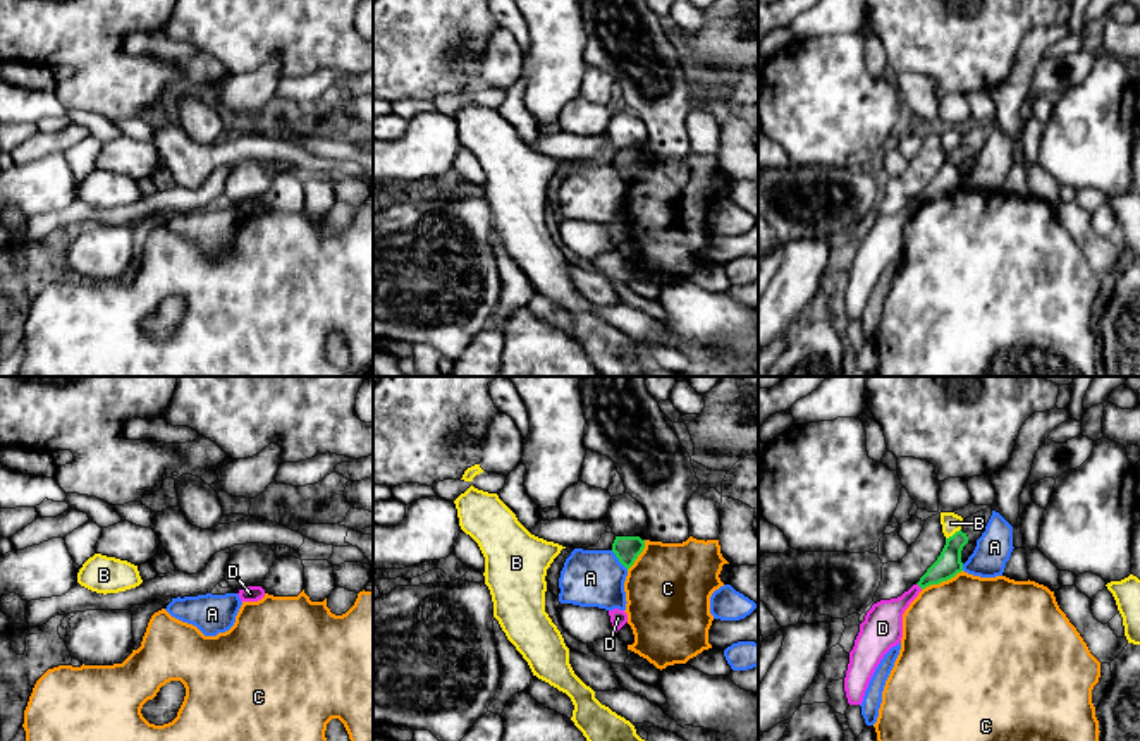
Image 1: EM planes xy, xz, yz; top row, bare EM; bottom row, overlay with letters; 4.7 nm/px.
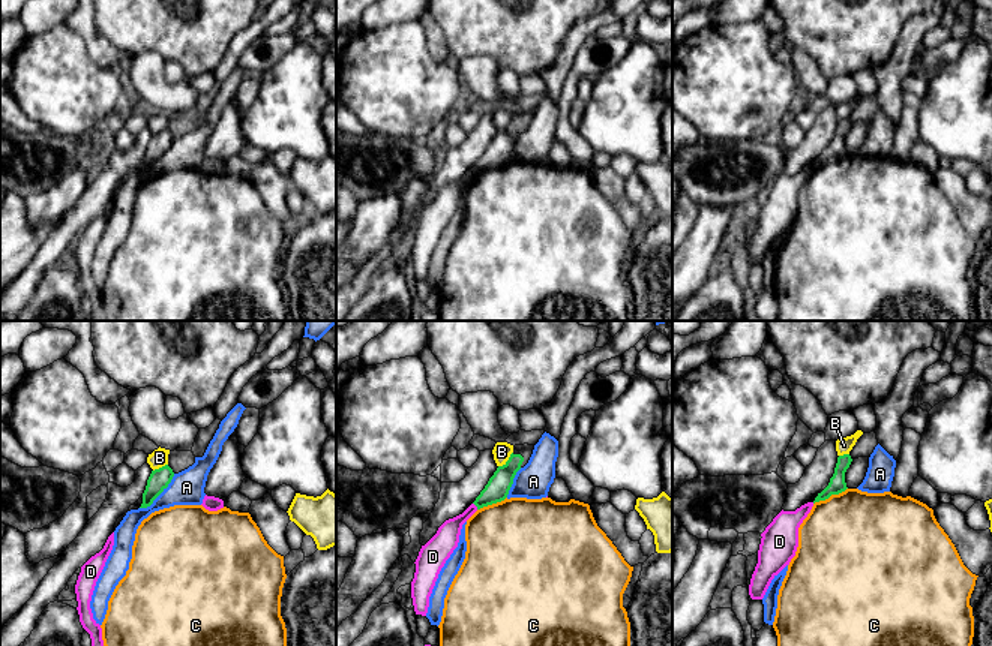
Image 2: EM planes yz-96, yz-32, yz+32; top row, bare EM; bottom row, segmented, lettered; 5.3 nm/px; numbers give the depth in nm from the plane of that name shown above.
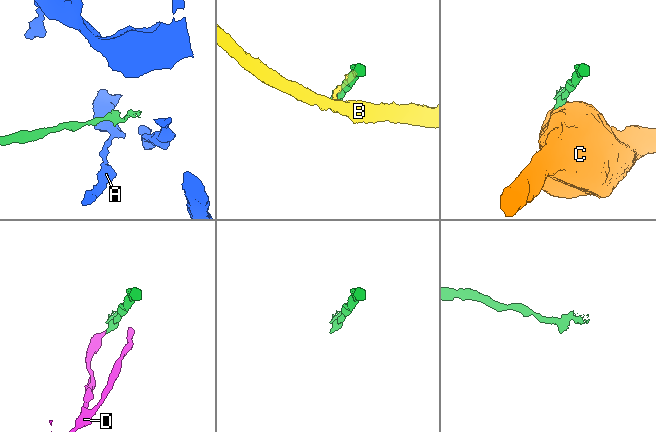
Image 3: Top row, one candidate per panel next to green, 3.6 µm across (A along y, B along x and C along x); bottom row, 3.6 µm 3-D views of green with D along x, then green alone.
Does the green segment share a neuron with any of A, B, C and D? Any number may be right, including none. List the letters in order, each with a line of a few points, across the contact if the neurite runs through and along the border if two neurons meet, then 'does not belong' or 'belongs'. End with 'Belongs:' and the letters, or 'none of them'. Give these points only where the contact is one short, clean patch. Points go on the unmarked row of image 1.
A: does not belong
B: line yz (960, 143), (946, 153); does not belong
C: does not belong
D: line yz (917, 198), (922, 203); does not belong
Belongs: none of them

